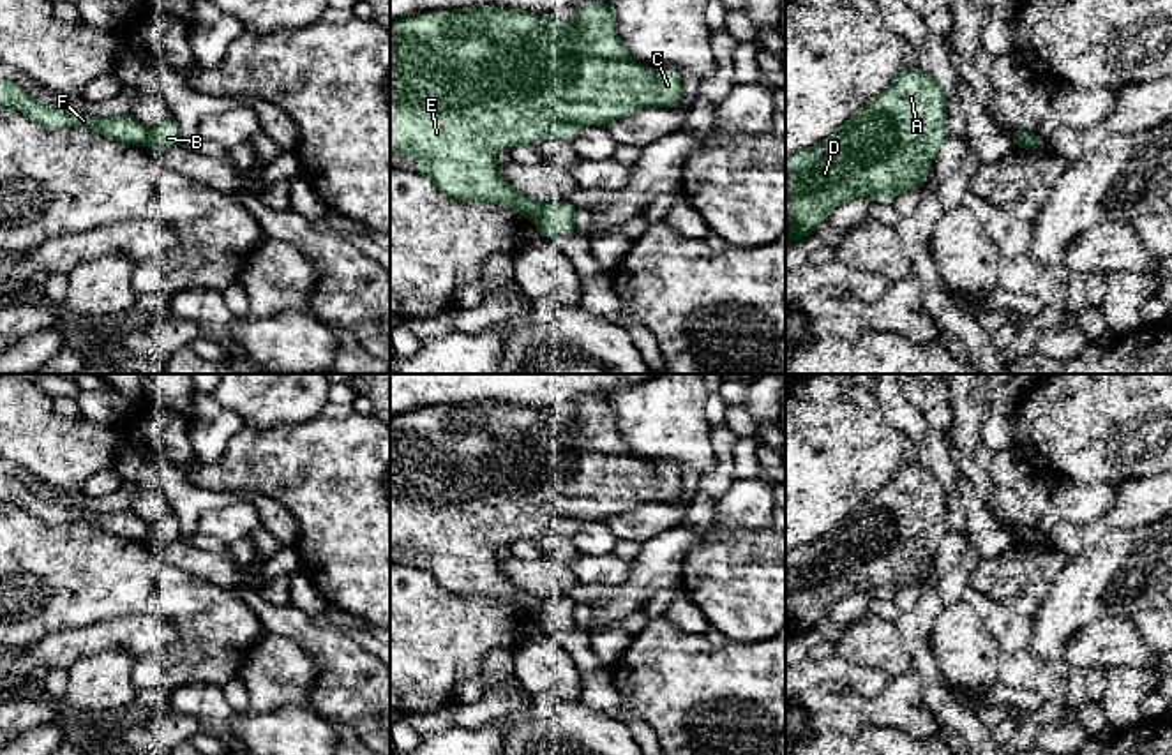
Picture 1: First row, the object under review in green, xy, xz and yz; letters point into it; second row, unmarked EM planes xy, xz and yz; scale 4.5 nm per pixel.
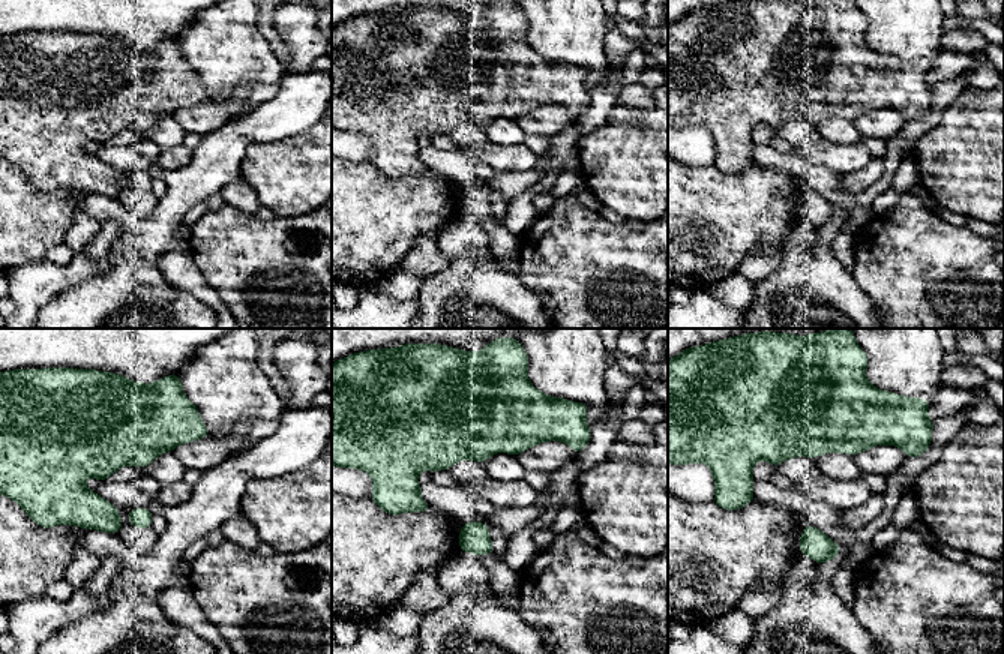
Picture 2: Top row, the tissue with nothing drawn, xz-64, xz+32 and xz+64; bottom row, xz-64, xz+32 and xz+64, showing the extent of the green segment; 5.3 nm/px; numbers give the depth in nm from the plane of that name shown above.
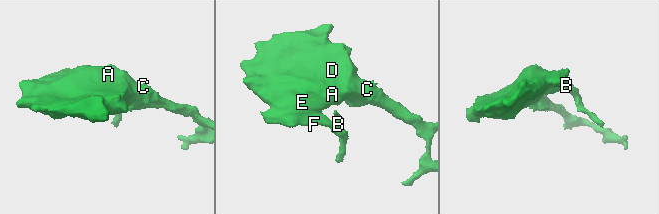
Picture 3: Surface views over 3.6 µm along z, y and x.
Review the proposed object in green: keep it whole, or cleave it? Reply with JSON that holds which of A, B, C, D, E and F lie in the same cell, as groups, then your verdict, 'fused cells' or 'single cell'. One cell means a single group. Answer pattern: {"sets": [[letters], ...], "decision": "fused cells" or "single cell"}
{"sets": [["A", "C", "D", "E", "F"], ["B"]], "decision": "fused cells"}

